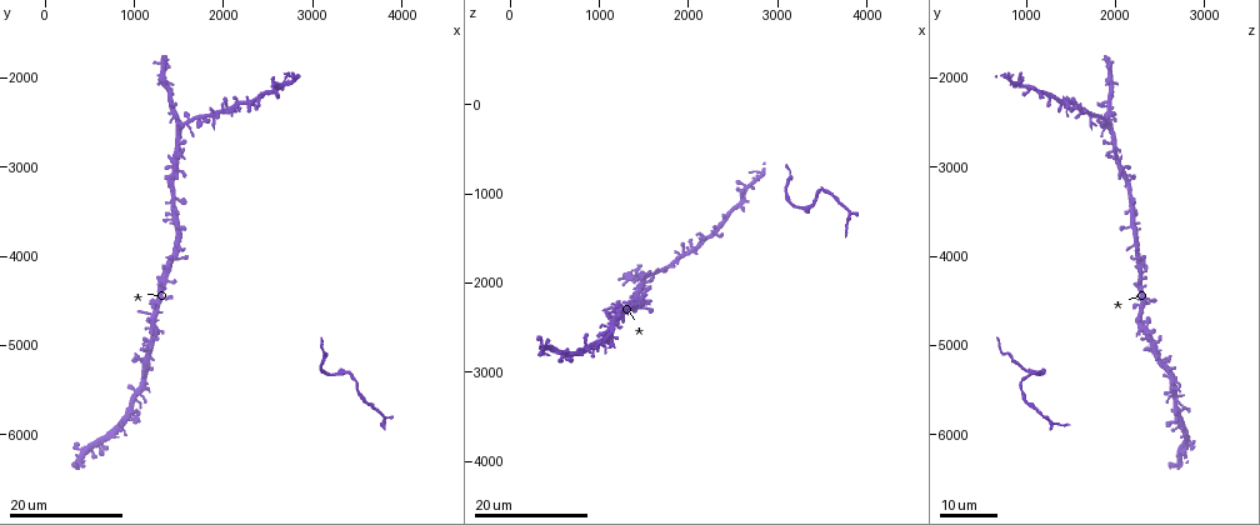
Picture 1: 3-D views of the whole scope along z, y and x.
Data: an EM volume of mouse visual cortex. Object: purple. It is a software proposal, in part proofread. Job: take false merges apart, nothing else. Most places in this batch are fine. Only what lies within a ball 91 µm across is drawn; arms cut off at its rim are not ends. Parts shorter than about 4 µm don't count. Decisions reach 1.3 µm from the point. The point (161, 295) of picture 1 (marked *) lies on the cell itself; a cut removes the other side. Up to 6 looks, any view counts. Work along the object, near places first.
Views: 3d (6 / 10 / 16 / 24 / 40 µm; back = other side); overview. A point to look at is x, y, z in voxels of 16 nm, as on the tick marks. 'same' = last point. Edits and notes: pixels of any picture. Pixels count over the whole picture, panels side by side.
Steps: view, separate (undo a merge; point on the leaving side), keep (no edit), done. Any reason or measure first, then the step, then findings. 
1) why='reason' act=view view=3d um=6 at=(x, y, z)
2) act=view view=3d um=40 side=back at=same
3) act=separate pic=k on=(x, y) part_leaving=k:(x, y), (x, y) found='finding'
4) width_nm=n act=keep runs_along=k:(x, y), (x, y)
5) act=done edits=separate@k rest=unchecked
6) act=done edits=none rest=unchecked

act=view view=3d um=24 at=(1250, 4850, 2300)

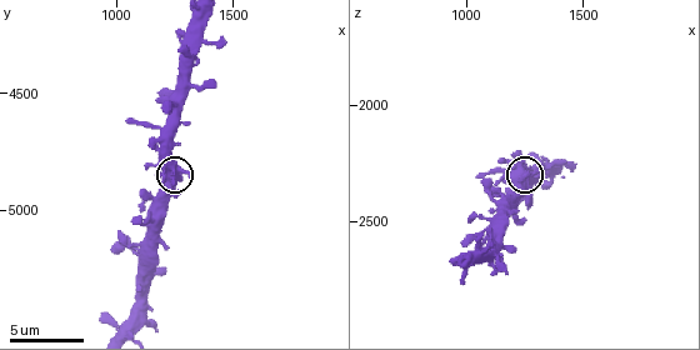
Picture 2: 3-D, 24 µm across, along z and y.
act=view view=3d um=10 at=same

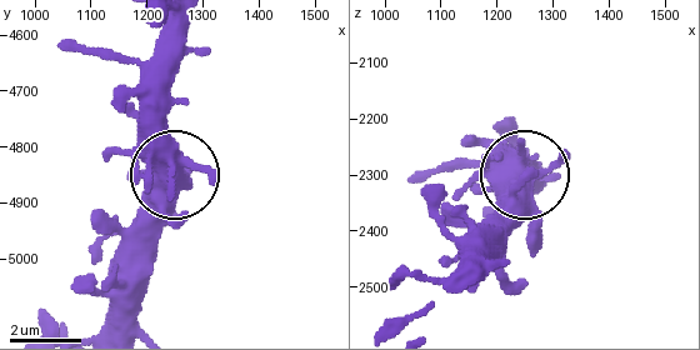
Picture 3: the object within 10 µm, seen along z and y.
act=keep found='continuous, no second cell'

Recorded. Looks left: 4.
why='calibre changes' act=view view=3d um=24 at=(3150, 5100, 850)

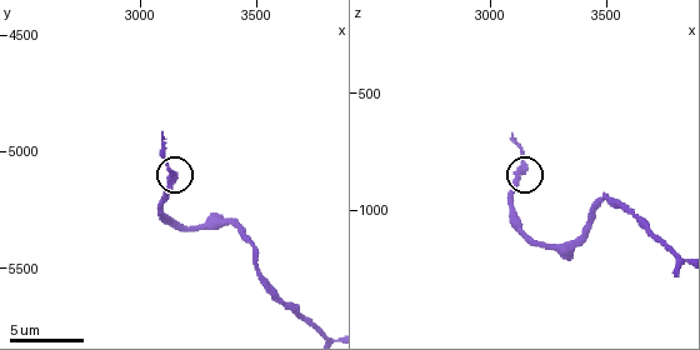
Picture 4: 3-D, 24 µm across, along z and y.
why='closer look' act=view view=3d um=10 at=same

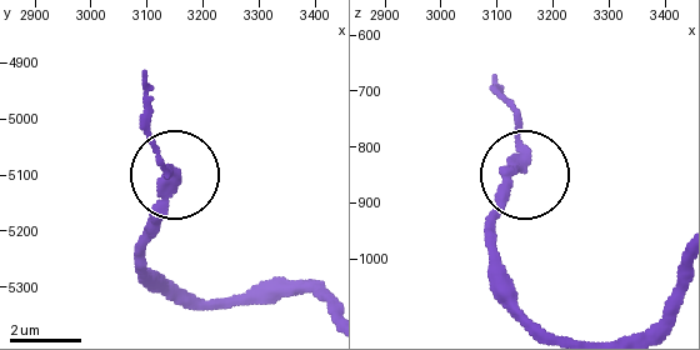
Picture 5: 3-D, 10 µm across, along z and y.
act=keep found='one cell here'

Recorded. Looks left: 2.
act=done edits=none rest=unchecked

